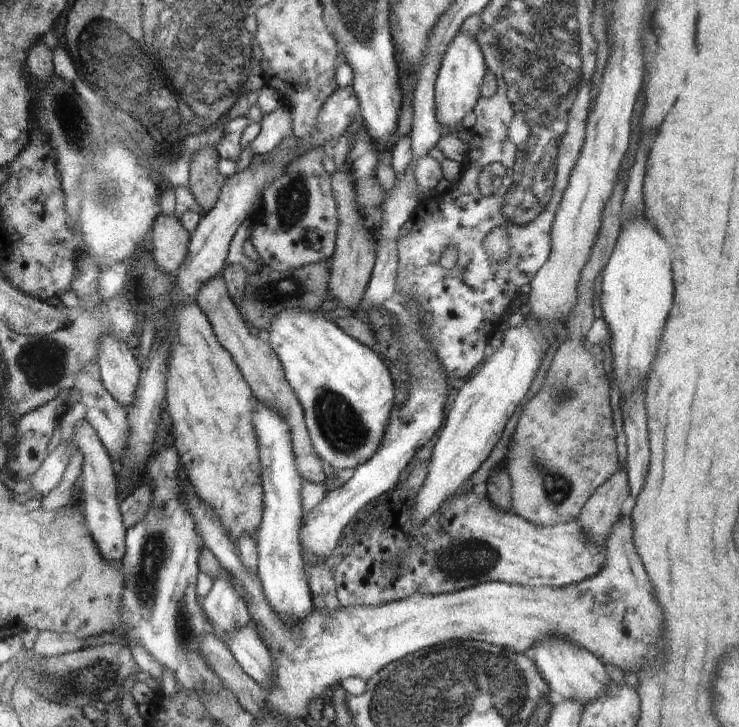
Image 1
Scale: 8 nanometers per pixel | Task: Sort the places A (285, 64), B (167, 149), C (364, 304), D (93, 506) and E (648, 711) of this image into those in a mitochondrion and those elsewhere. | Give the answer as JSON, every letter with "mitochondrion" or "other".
{"A":"other","B":"mitochondrion","C":"other","D":"other","E":"other"}

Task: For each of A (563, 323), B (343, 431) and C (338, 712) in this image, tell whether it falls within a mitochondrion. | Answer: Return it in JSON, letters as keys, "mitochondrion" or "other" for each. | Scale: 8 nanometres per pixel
{"A":"other","B":"mitochondrion","C":"other"}

